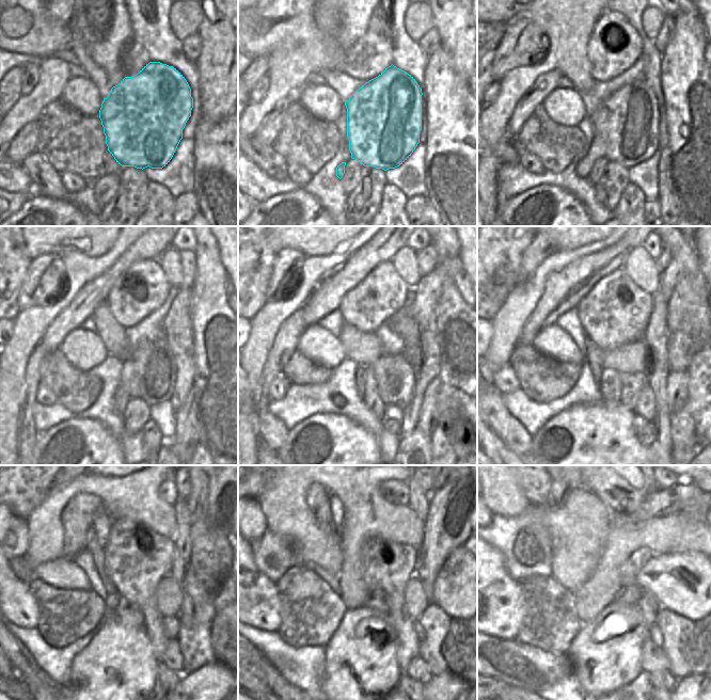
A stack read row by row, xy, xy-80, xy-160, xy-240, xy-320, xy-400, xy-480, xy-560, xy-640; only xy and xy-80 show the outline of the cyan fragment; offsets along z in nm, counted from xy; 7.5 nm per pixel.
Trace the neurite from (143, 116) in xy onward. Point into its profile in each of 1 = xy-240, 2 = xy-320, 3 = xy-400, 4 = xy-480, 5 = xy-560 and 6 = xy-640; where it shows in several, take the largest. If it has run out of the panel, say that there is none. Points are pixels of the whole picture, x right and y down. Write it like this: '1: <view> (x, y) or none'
1: xy-240 (148, 372)
2: xy-320 (395, 379)
3: xy-400 (636, 394)
4: xy-480 (172, 657)
5: xy-560 (417, 669)
6: xy-640 (663, 679)

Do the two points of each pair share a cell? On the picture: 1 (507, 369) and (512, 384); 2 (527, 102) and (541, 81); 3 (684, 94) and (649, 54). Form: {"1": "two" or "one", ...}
{"1": "one", "2": "one", "3": "two"}

